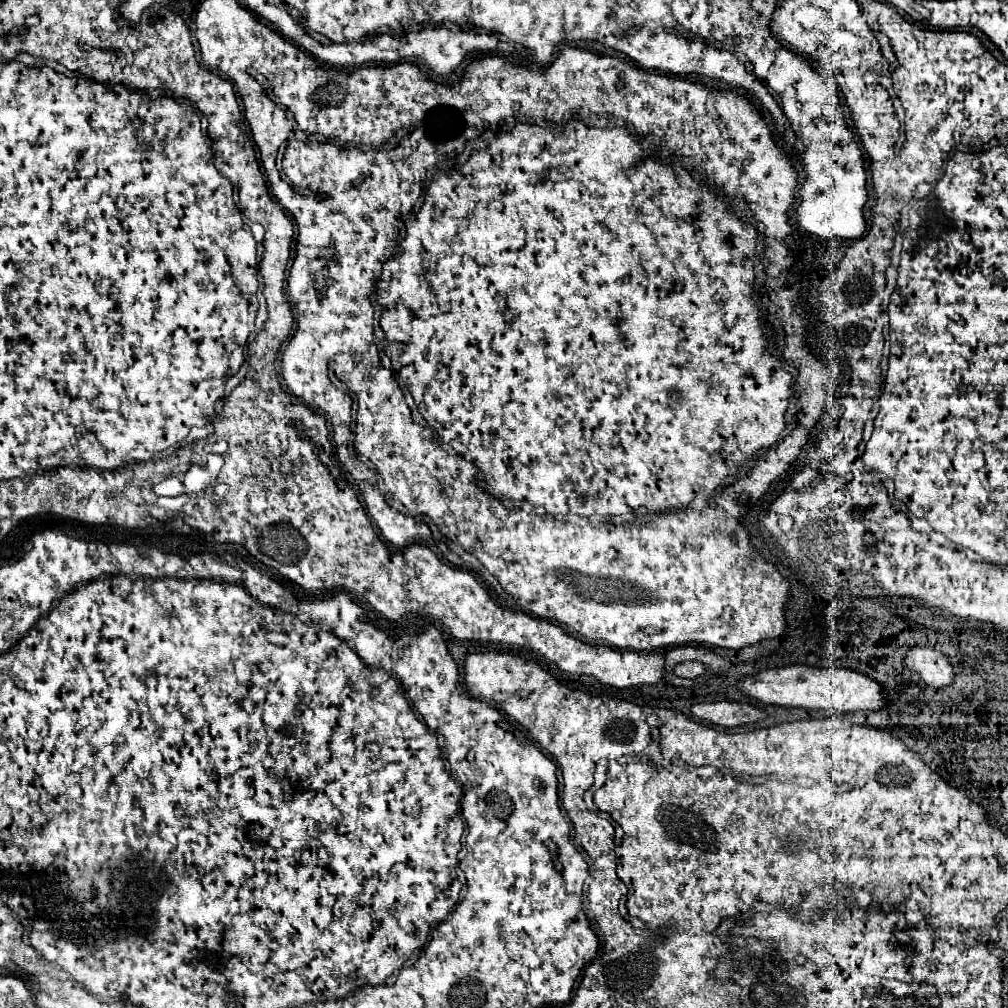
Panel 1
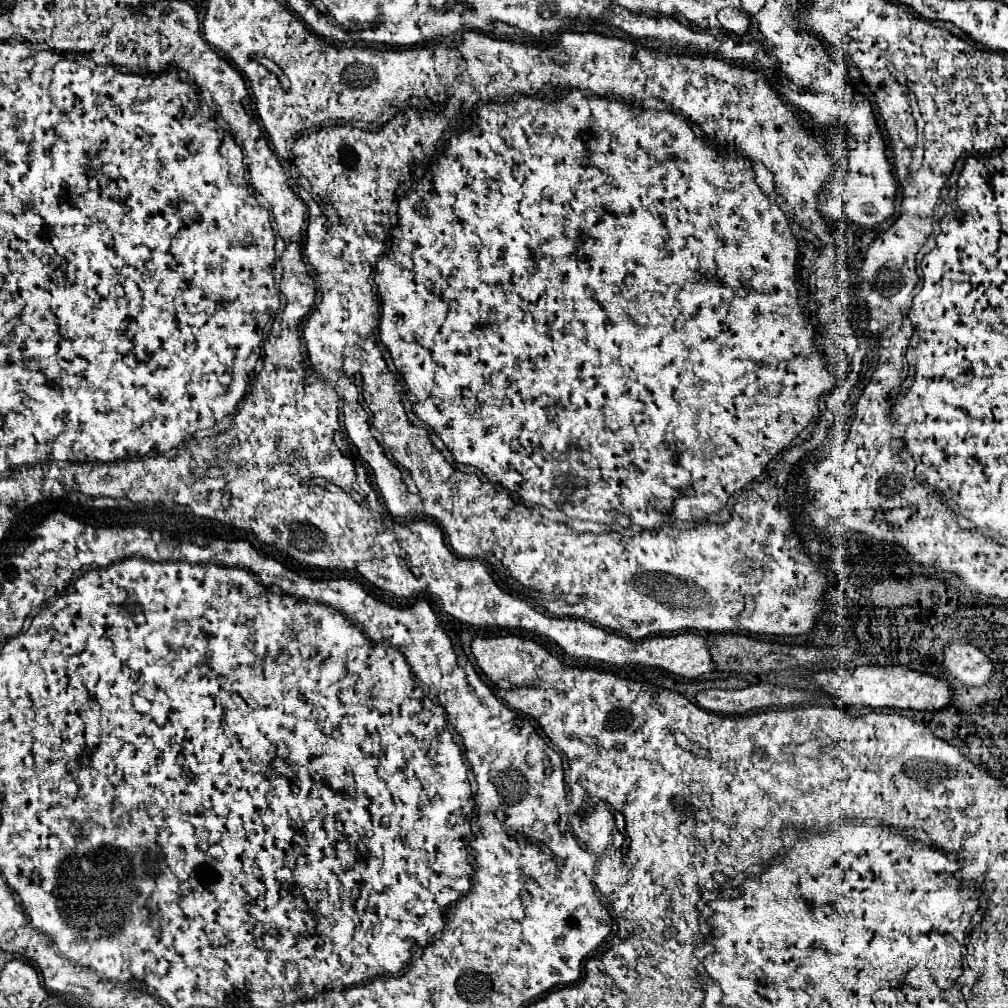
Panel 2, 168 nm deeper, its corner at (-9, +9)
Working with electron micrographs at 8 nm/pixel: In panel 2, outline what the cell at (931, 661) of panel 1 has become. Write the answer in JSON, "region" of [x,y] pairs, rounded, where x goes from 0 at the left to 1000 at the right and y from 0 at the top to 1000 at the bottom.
{"region":[[[946,638],[938,642],[937,662],[956,680],[976,680],[986,668],[986,658],[964,638]]]}

